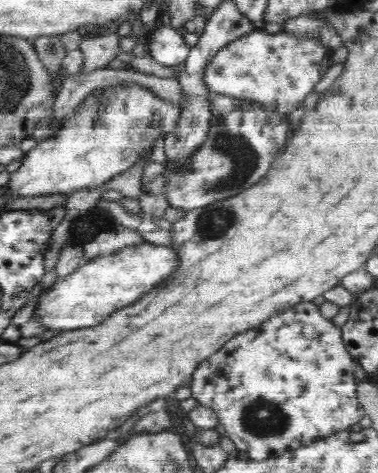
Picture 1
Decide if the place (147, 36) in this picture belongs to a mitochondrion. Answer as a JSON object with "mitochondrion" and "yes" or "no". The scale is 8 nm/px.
{"mitochondrion":"no"}

